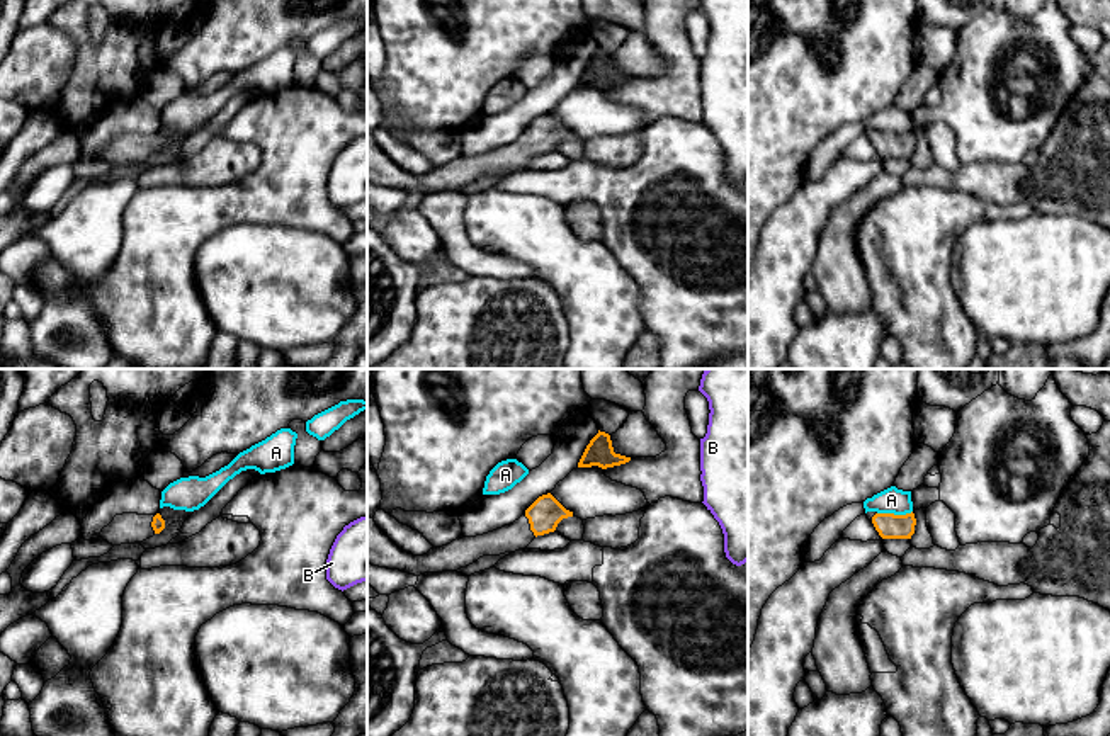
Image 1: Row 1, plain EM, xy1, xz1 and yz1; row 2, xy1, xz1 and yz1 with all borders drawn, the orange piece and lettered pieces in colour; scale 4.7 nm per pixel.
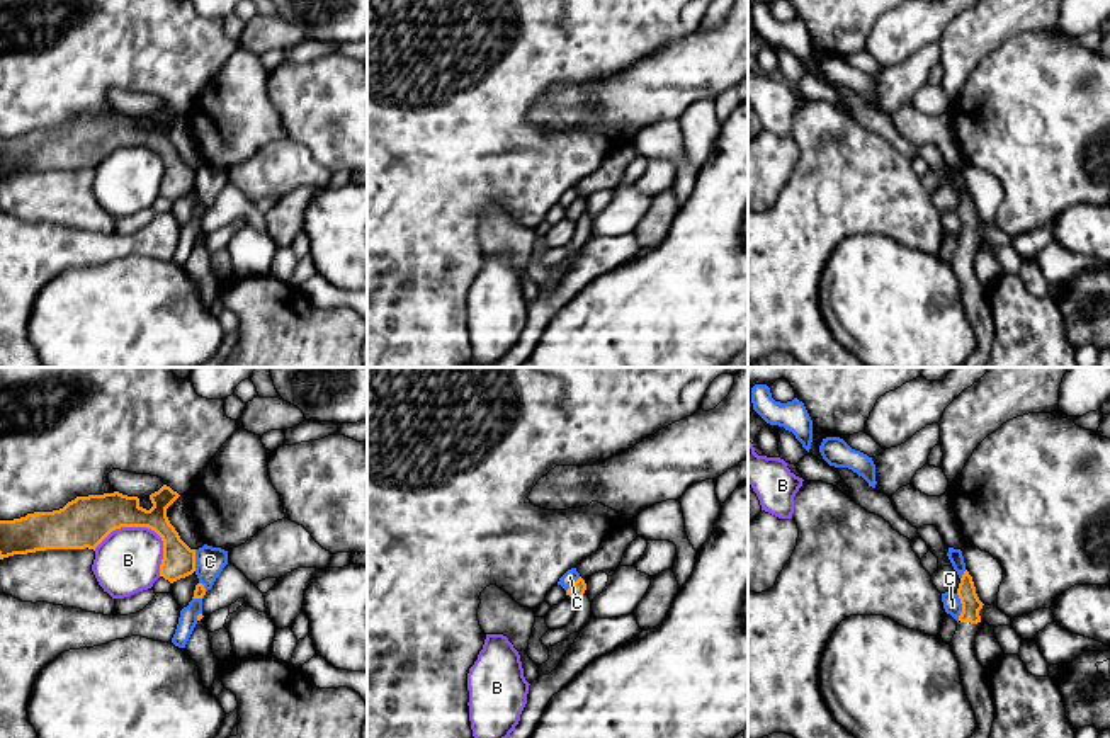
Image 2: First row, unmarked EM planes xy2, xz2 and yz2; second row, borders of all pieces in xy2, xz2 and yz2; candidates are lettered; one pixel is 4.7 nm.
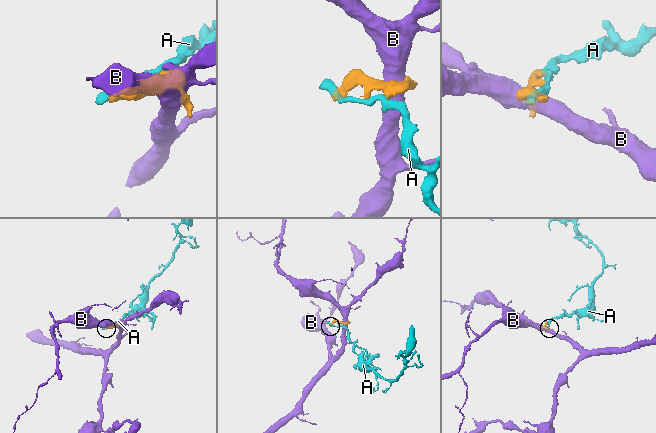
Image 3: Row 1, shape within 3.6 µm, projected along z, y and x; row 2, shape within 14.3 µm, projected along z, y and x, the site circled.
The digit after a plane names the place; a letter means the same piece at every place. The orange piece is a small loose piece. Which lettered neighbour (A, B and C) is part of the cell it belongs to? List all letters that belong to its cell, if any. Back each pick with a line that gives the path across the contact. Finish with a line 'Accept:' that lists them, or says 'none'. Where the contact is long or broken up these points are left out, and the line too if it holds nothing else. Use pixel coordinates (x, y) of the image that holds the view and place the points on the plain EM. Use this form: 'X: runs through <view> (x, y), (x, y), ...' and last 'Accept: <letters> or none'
Accept: none

